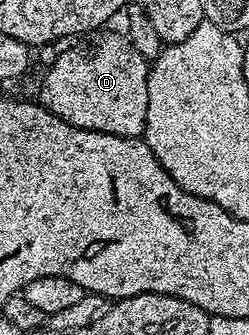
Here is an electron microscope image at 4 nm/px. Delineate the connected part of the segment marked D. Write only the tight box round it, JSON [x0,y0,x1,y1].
[37,29,149,139]

